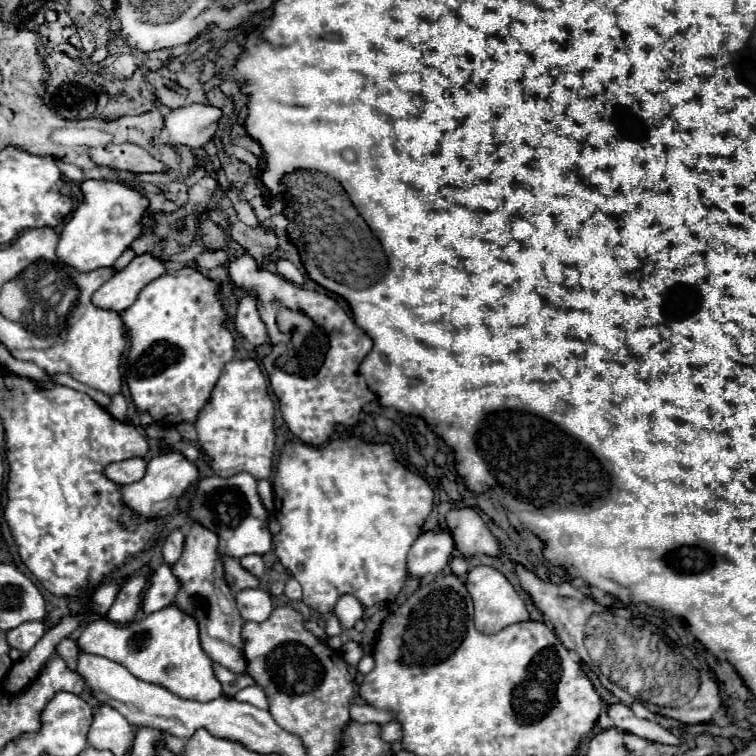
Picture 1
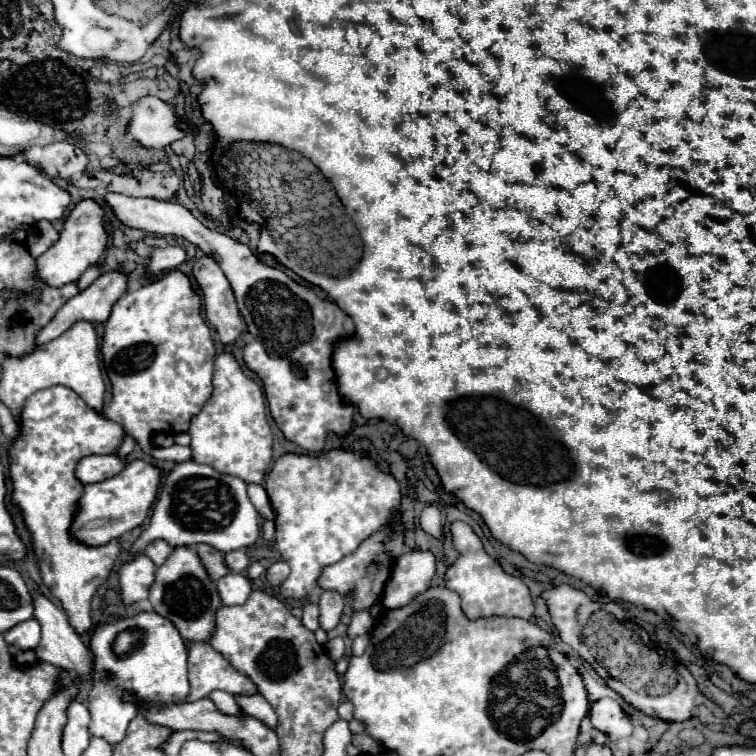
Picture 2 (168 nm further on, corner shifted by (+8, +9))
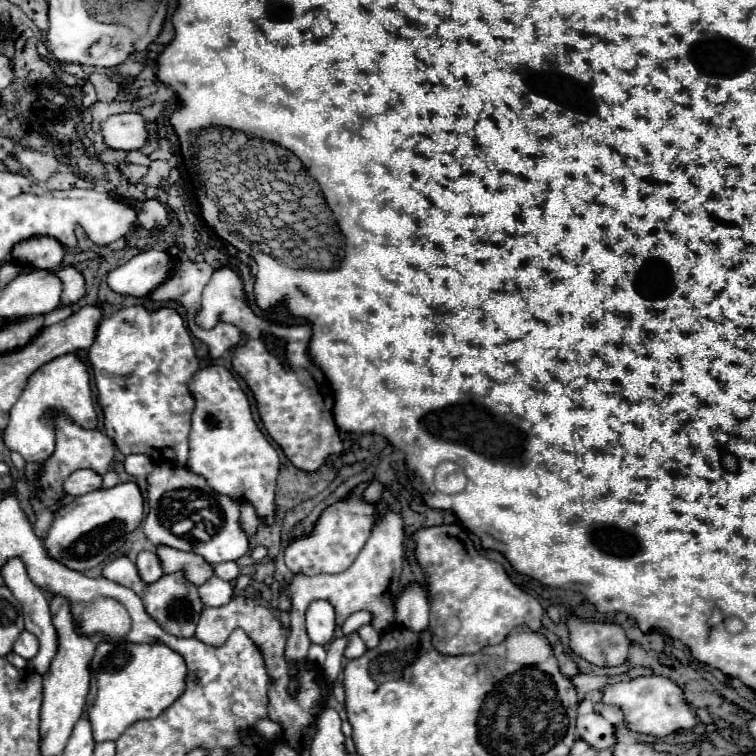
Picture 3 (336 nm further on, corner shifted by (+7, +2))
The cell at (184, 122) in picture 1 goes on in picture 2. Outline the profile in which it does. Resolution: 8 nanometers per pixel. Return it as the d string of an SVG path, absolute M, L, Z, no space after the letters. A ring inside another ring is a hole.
M143 97L131 105L129 133L143 147L163 149L185 137L177 123L175 109L157 97Z

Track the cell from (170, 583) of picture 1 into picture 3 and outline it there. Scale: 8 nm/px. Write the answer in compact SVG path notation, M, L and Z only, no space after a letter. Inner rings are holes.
M120 556L112 562L108 562L102 570L102 576L120 584L120 586L126 586L126 588L134 590L140 596L144 596L144 592L146 592L146 582L140 578L140 574L136 570L136 564L128 556Z

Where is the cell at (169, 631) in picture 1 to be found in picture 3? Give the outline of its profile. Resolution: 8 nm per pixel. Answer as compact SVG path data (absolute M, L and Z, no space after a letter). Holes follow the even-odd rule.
M100 642L90 664L90 692L88 692L88 720L96 742L118 740L128 726L138 720L160 716L186 686L186 662L170 646L162 642Z

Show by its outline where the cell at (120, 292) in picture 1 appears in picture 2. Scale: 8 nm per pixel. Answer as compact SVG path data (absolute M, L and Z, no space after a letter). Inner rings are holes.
M111 271L111 273L101 275L99 279L93 281L93 285L89 285L85 291L77 293L75 297L71 297L71 299L55 313L55 317L37 333L35 345L43 345L43 343L49 343L49 341L57 339L57 337L63 335L69 327L73 327L77 321L105 323L107 317L109 317L109 313L111 313L111 307L113 307L115 301L125 293L125 287L127 287L127 277L125 277L121 271Z

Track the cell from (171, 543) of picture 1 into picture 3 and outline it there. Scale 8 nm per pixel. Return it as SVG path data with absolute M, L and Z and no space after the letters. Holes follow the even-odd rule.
M142 550L138 554L136 566L138 566L138 572L140 572L140 576L142 576L142 580L146 584L156 582L164 574L164 570L160 566L160 558L158 558L158 554L154 550Z

